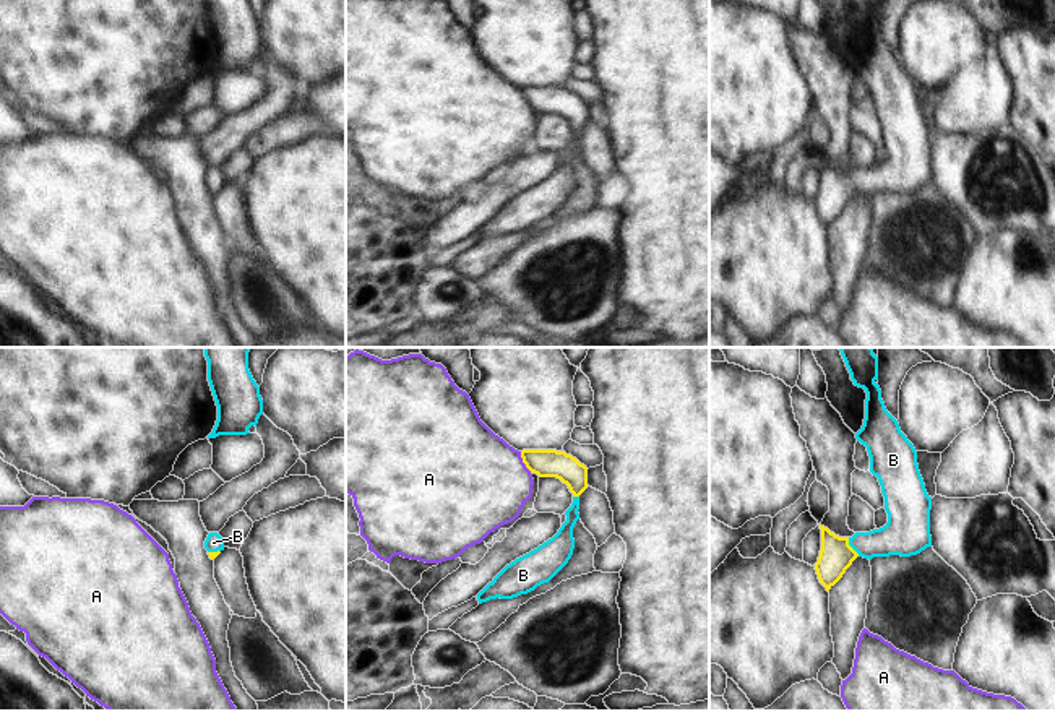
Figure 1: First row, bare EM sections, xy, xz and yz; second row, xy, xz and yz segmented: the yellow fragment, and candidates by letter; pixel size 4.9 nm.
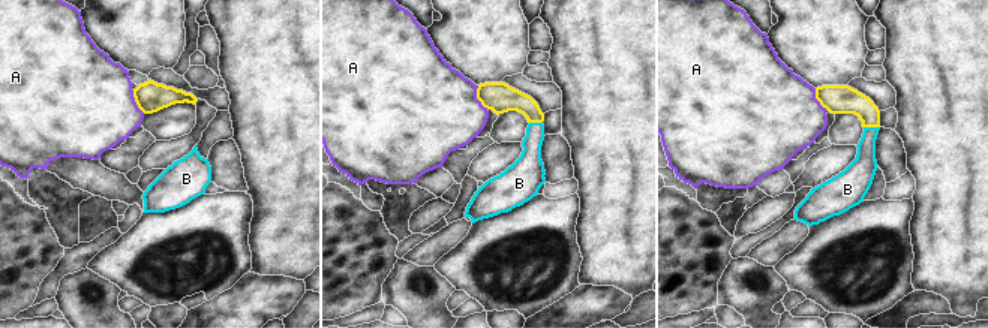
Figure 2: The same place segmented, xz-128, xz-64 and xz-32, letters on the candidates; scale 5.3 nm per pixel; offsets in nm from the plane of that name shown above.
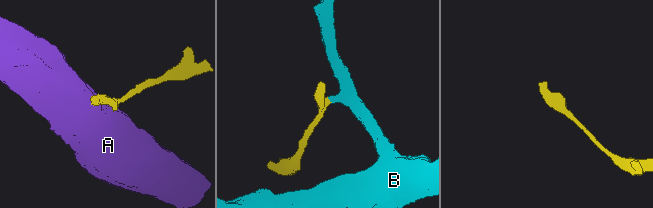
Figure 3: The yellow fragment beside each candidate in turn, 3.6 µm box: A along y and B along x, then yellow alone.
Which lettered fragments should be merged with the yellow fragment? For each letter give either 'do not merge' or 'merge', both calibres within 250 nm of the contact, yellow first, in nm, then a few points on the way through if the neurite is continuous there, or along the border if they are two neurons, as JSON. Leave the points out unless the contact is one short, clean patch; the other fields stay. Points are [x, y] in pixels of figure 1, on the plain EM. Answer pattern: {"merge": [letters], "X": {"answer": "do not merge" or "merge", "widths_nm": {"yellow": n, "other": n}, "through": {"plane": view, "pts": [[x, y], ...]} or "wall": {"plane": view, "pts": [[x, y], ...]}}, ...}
{"merge": ["B"], "A": {"answer": "do not merge", "widths_nm": {"yellow": 140, "other": 480}, "wall": {"plane": "xz", "pts": [[520, 88], [521, 98], [531, 107]]}}, "B": {"answer": "merge", "widths_nm": {"yellow": 170, "other": 180}, "through": {"plane": "yz", "pts": [[836, 192], [851, 184], [883, 179], [899, 172]]}}}

